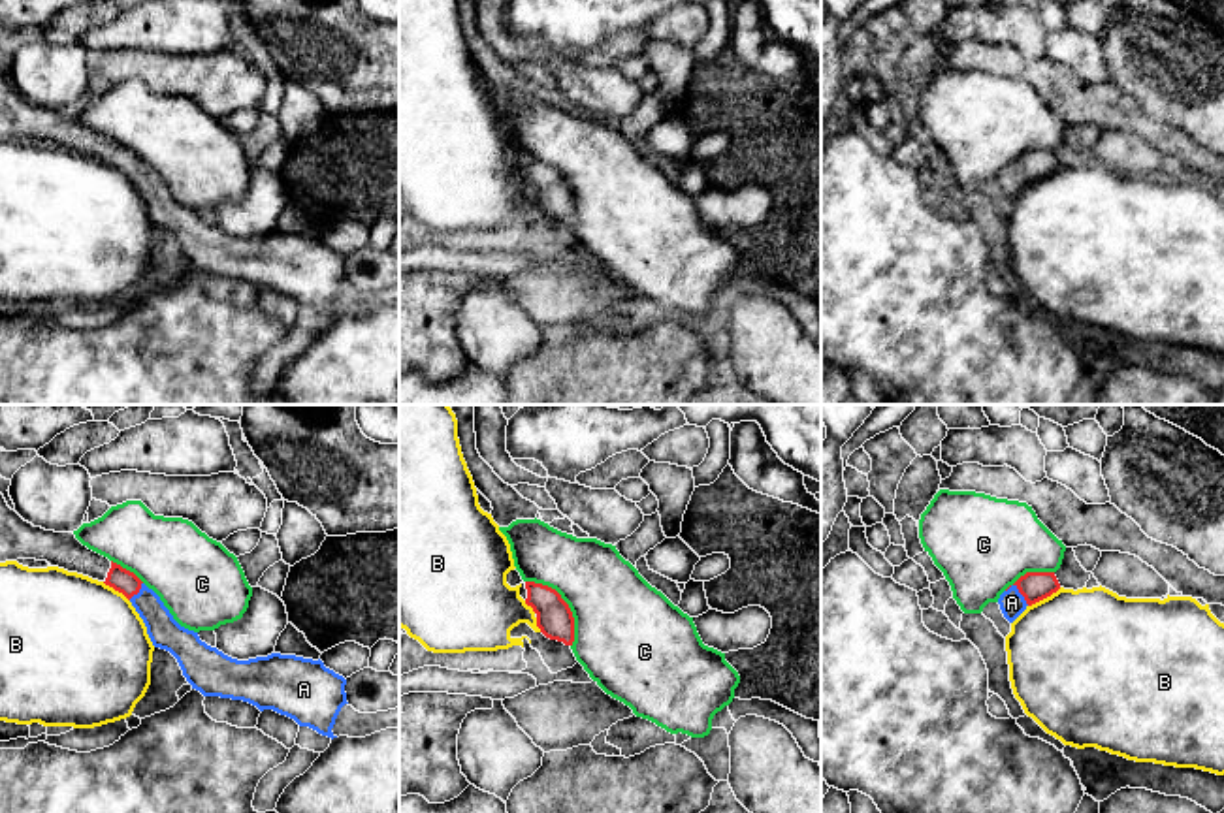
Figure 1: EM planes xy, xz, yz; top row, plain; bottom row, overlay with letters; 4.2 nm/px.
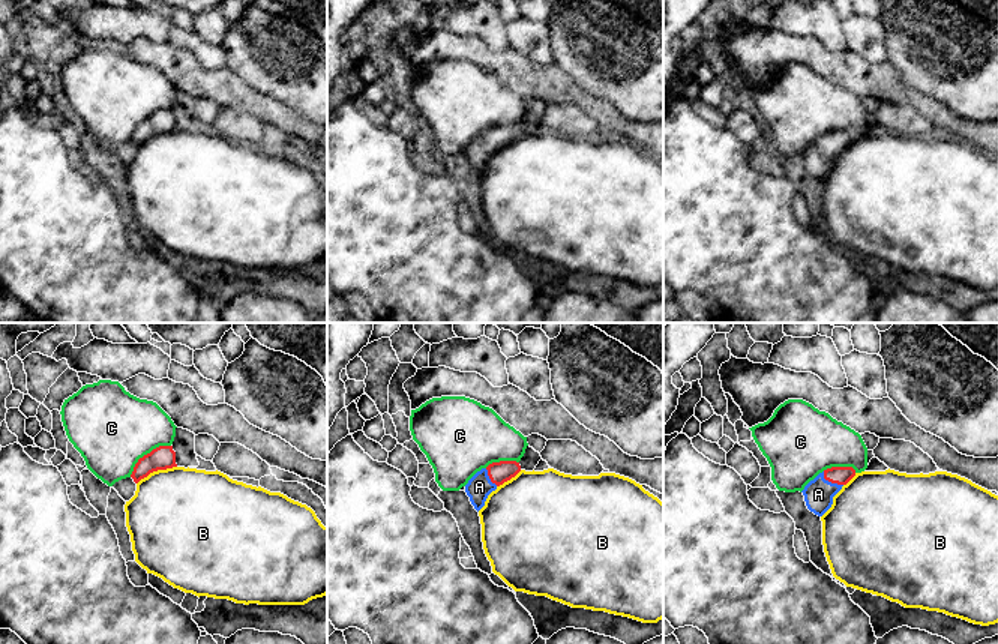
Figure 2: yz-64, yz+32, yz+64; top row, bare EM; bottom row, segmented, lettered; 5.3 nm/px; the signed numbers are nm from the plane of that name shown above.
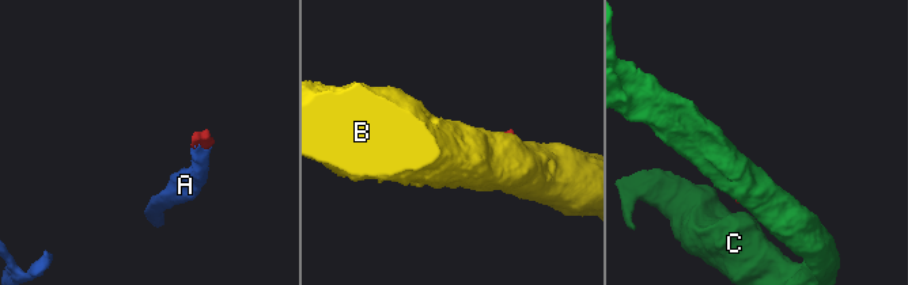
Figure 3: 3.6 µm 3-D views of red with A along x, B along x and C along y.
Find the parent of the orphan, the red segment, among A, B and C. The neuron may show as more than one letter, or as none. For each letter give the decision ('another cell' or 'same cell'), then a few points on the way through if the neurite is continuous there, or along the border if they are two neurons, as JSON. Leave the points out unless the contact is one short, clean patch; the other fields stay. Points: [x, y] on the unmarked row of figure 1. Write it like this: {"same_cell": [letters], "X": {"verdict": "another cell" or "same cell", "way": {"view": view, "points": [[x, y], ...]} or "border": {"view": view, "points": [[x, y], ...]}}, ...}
{"same_cell": ["A"], "A": {"verdict": "same cell", "way": {"view": "yz", "points": [[1034, 164], [1019, 170], [1012, 181]]}}, "B": {"verdict": "another cell", "border": {"view": "yz", "points": [[1061, 166], [1029, 185]]}}, "C": {"verdict": "another cell", "border": {"view": "xz", "points": [[526, 159], [550, 164], [567, 183], [573, 196], [571, 224]]}}}

